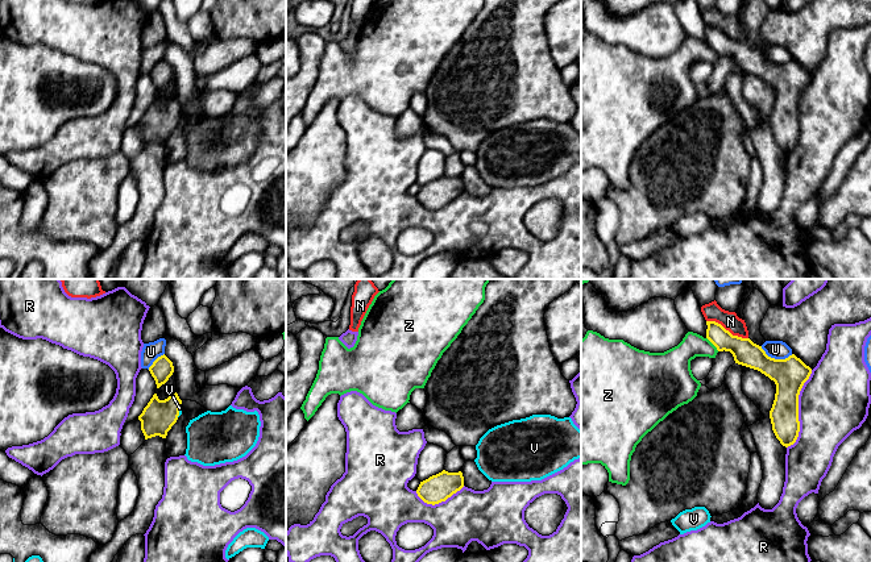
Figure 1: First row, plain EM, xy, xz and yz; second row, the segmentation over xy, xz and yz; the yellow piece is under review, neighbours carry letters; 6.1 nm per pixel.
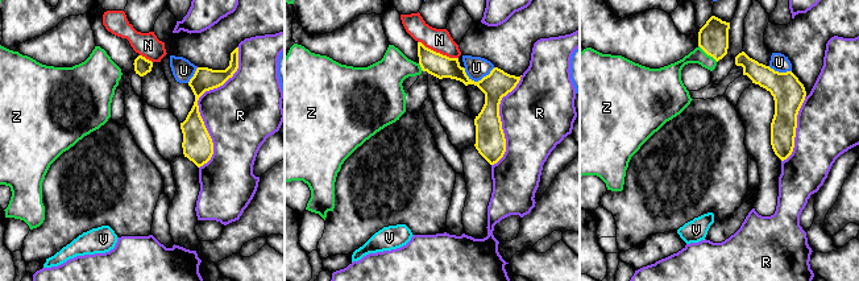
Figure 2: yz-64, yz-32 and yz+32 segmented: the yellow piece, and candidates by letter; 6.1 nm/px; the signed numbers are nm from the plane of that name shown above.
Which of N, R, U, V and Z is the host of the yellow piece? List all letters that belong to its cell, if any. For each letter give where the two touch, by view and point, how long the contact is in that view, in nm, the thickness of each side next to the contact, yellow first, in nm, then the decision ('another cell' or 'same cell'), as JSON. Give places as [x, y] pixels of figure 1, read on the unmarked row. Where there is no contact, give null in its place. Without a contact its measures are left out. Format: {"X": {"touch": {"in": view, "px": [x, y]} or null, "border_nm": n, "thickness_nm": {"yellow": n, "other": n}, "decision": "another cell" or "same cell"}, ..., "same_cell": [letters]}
{"N": {"touch": {"in": "yz", "px": [728, 36]}, "border_nm": 280, "thickness_nm": {"yellow": 160, "other": 110}, "decision": "another cell"}, "R": {"touch": {"in": "yz", "px": [797, 115]}, "border_nm": 500, "thickness_nm": {"yellow": 200, "other": 420}, "decision": "another cell"}, "U": {"touch": {"in": "yz", "px": [776, 65]}, "border_nm": 200, "thickness_nm": {"yellow": 200, "other": 110}, "decision": "another cell"}, "V": {"touch": {"in": "xy", "px": [178, 117]}, "border_nm": 70, "thickness_nm": {"yellow": 200, "other": 20}, "decision": "same cell"}, "Z": {"touch": {"in": "yz", "px": [712, 48]}, "border_nm": 120, "thickness_nm": {"yellow": 160, "other": 180}, "decision": "another cell"}, "same_cell": ["V"]}

